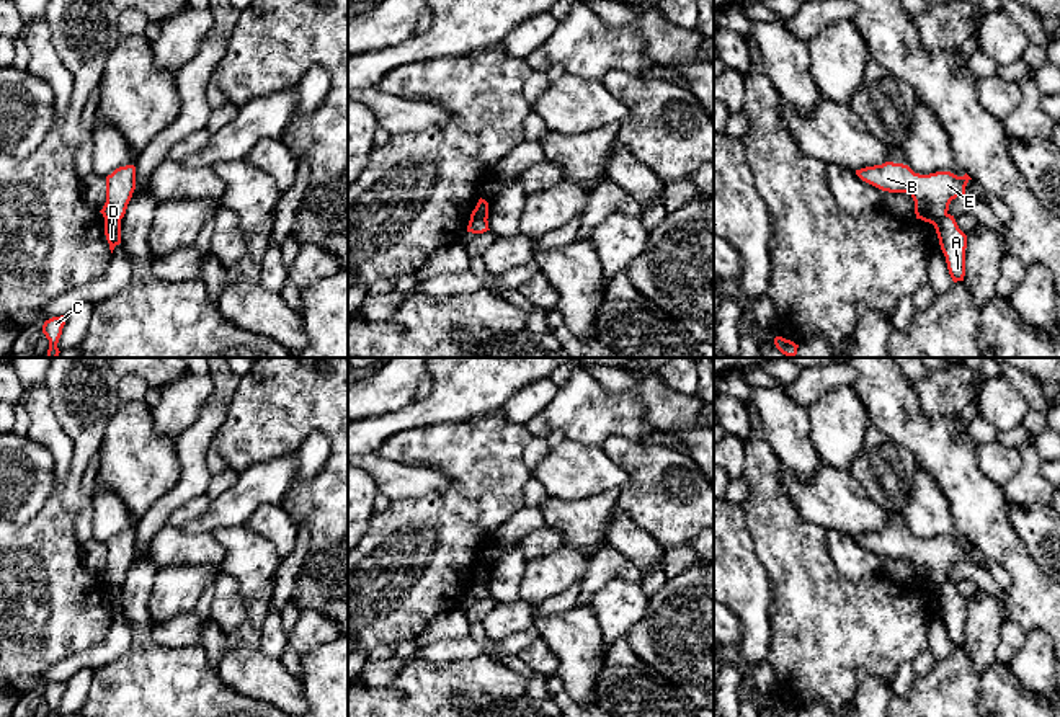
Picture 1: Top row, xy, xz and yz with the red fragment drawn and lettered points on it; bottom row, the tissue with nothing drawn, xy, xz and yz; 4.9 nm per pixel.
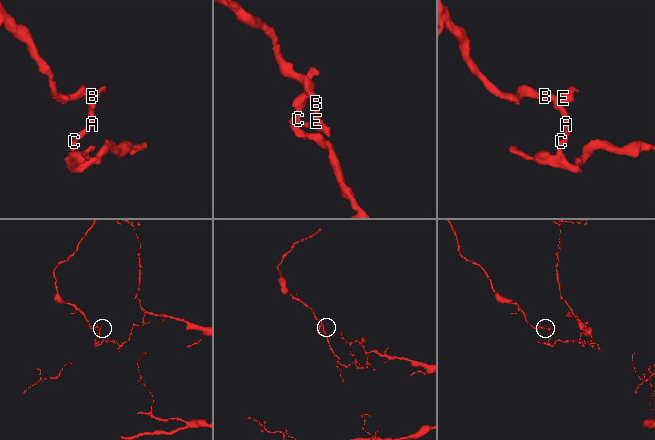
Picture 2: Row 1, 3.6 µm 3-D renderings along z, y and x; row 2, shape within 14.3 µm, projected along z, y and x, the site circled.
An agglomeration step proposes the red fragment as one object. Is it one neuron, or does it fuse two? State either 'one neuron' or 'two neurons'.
two neurons

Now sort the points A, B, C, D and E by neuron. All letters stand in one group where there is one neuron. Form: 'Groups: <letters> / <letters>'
Groups: A C D / B E

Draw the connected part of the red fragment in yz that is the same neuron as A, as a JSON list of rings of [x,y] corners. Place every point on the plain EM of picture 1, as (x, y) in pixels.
[[[946,580],[933,590],[946,622],[947,635],[954,648],[965,642],[967,601],[959,595],[954,581]]]

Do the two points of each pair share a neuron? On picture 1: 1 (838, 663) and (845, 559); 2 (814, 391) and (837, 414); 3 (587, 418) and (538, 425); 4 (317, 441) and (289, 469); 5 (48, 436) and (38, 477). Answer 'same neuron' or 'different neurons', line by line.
1: different neurons
2: different neurons
3: same neuron
4: same neuron
5: different neurons

